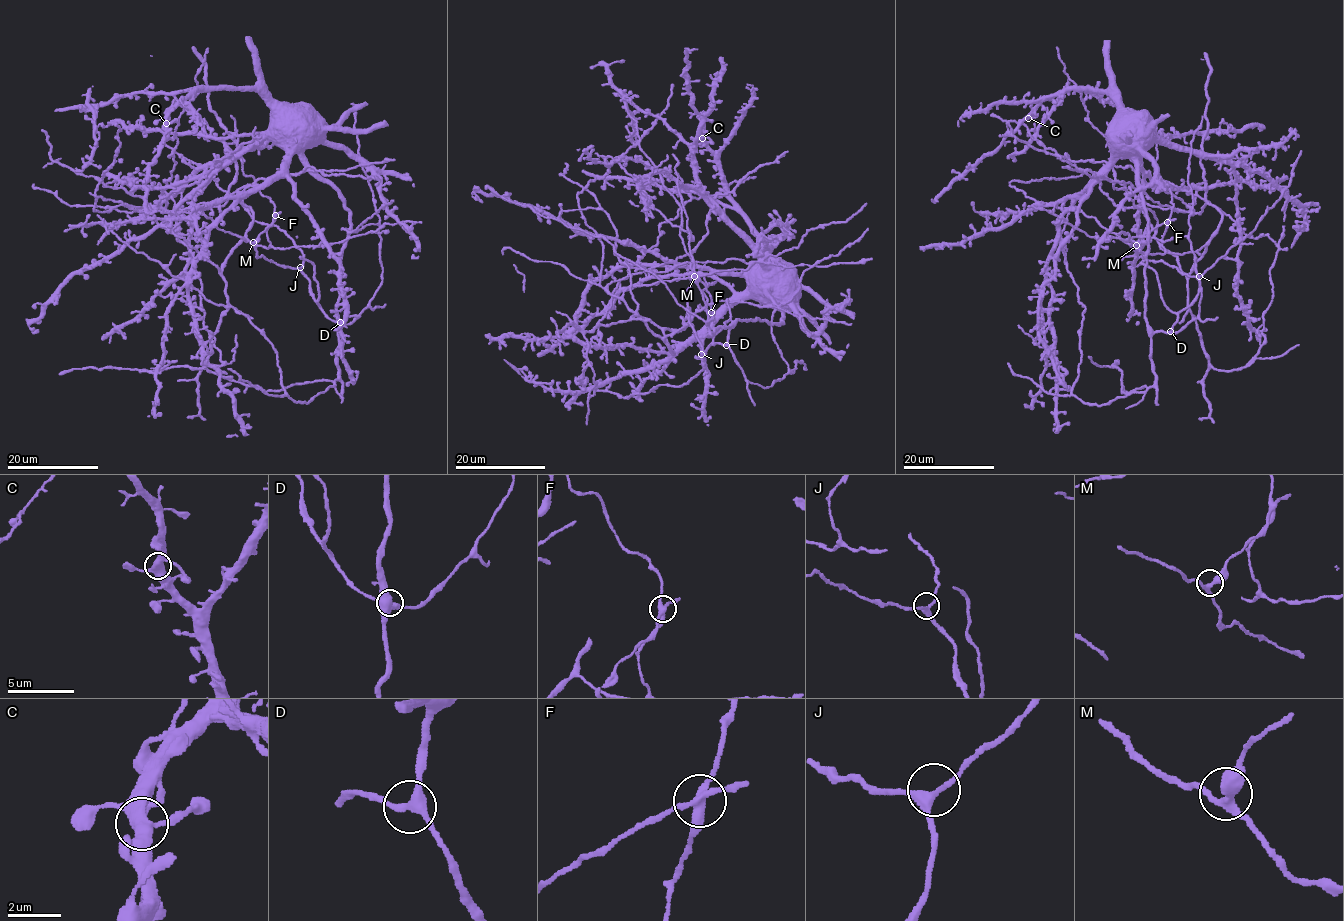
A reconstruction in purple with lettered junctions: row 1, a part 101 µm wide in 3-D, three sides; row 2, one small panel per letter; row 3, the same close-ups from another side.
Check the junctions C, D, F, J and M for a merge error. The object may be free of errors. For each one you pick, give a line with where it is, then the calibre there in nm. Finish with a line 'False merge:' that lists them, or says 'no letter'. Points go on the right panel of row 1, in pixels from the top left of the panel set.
F: Place: (1167, 222). Thickness 320 nm
False merge: F

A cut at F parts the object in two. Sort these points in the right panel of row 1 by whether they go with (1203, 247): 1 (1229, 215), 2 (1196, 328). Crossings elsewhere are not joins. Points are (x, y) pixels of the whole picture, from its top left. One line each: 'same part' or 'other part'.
1: same part
2: same part

